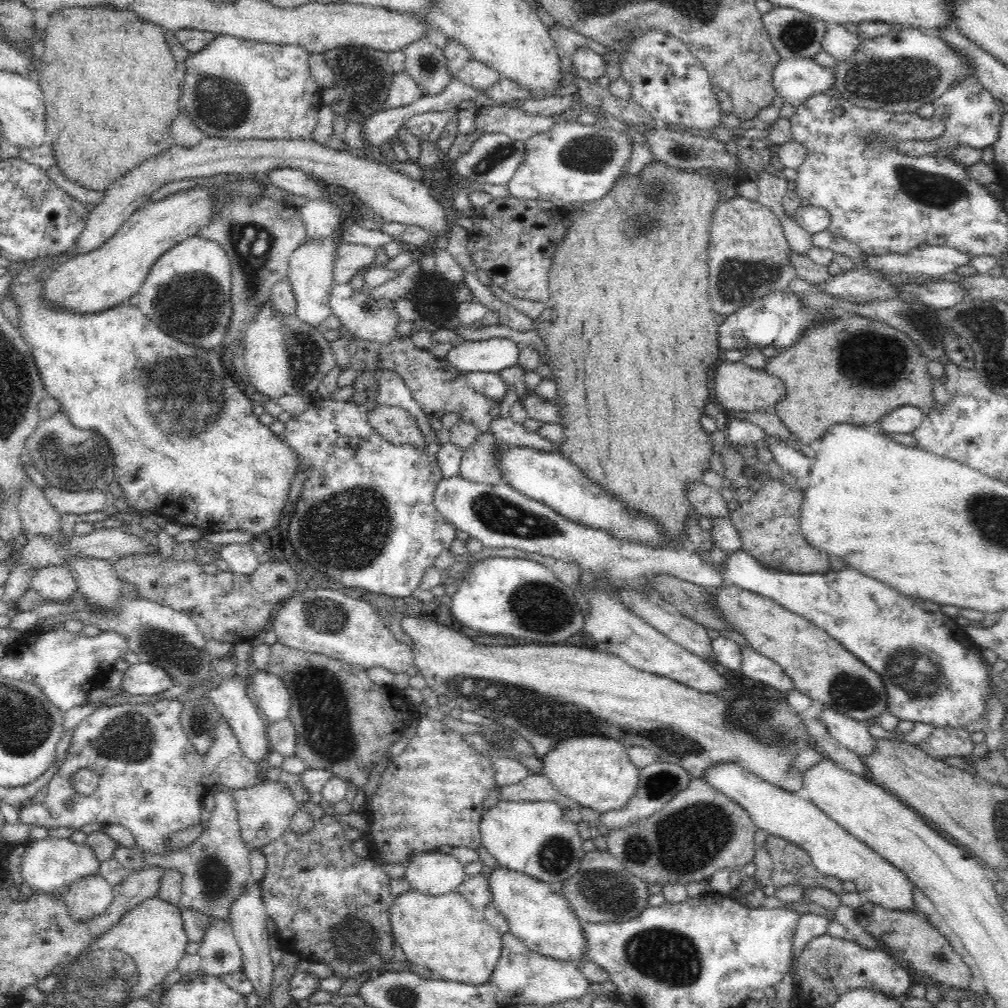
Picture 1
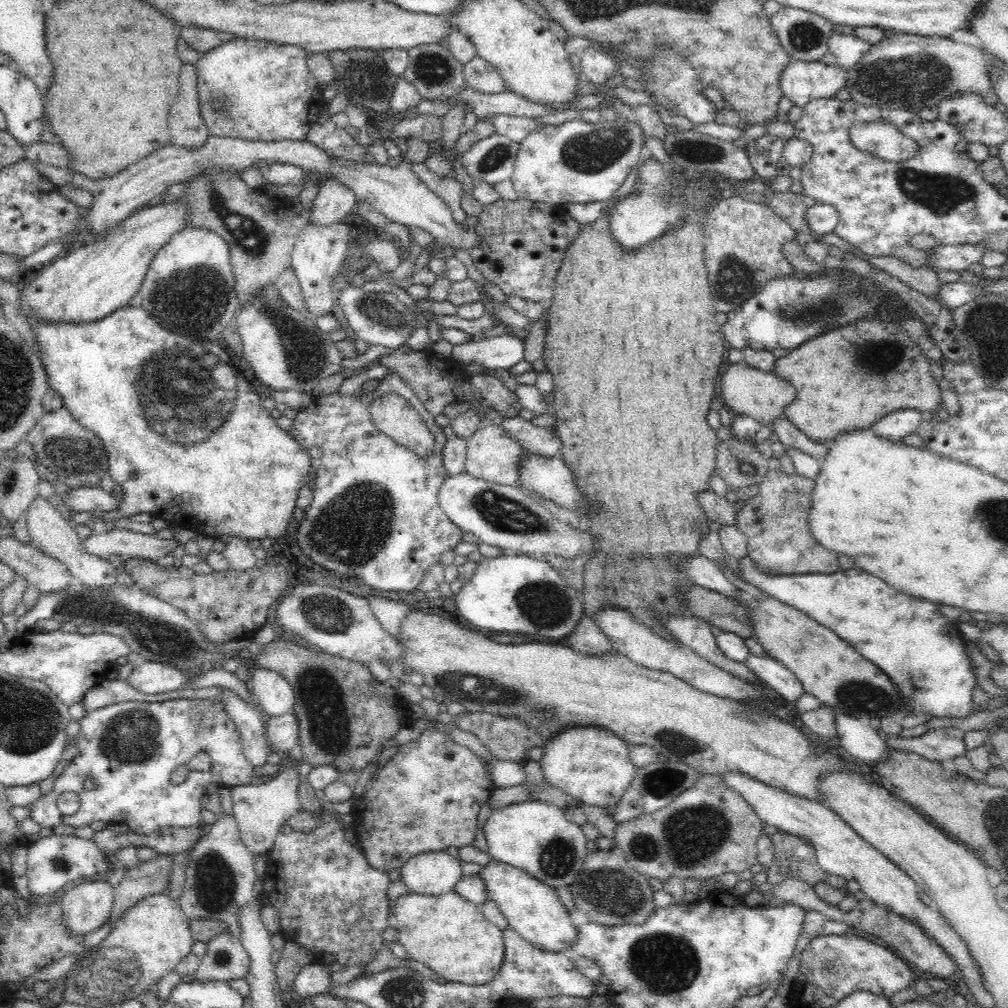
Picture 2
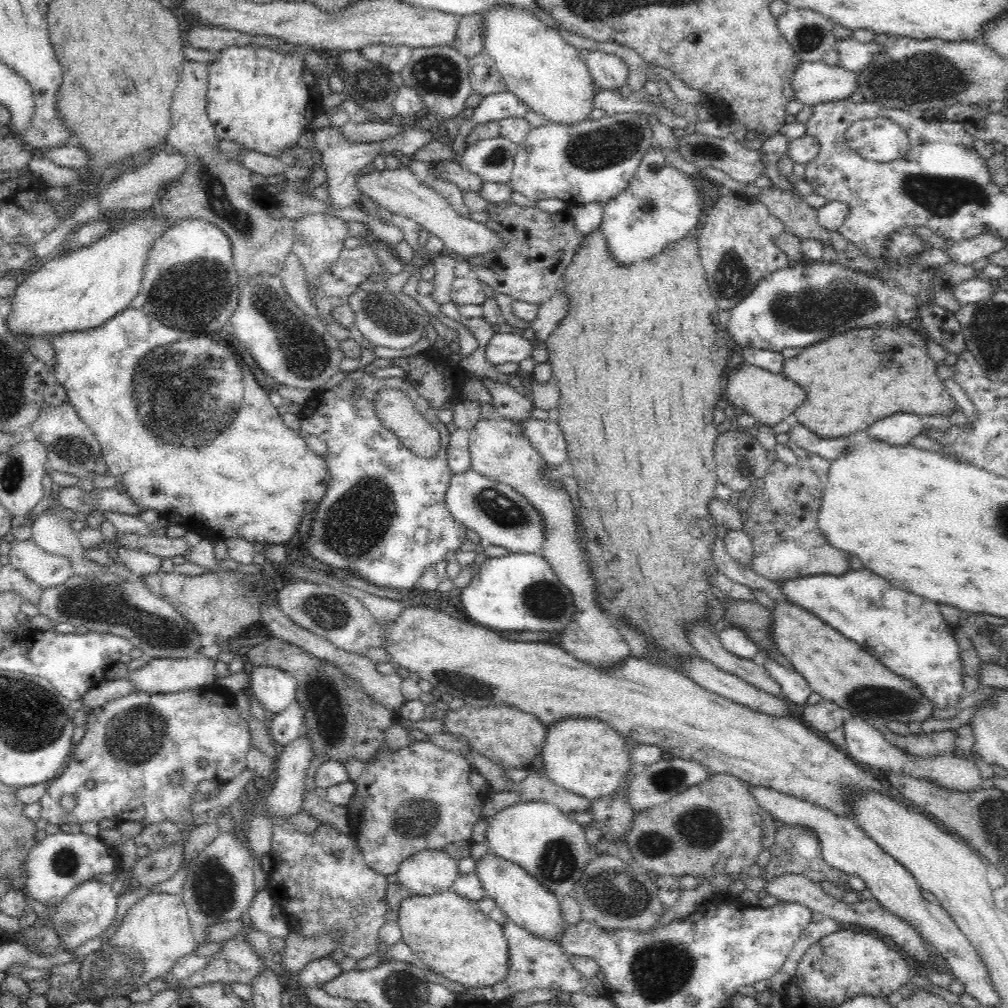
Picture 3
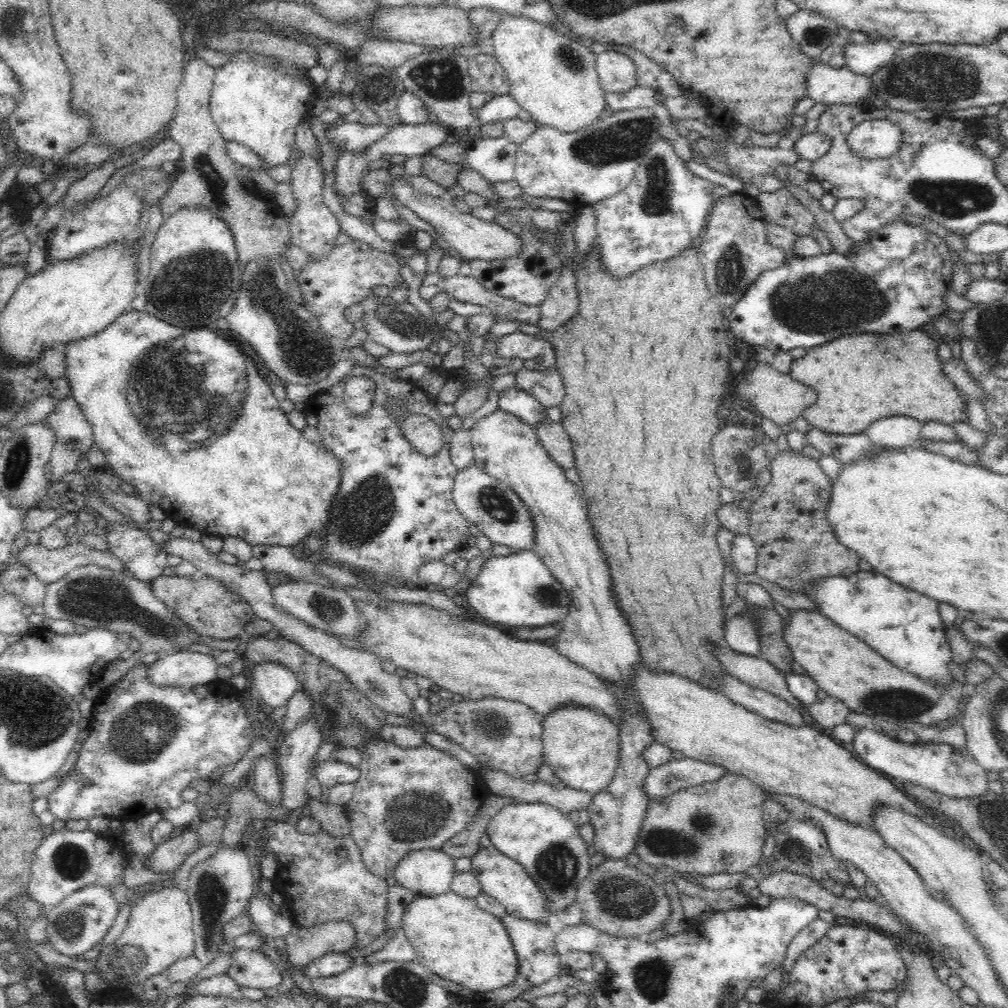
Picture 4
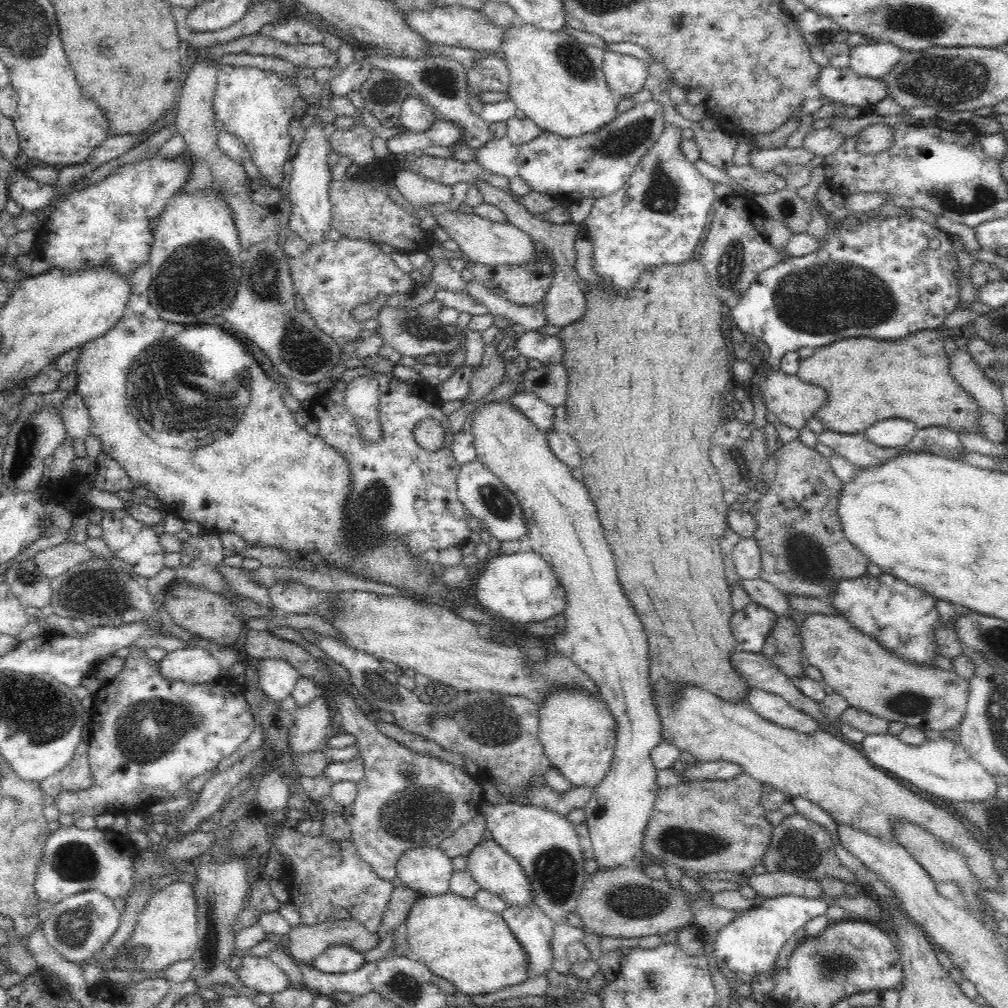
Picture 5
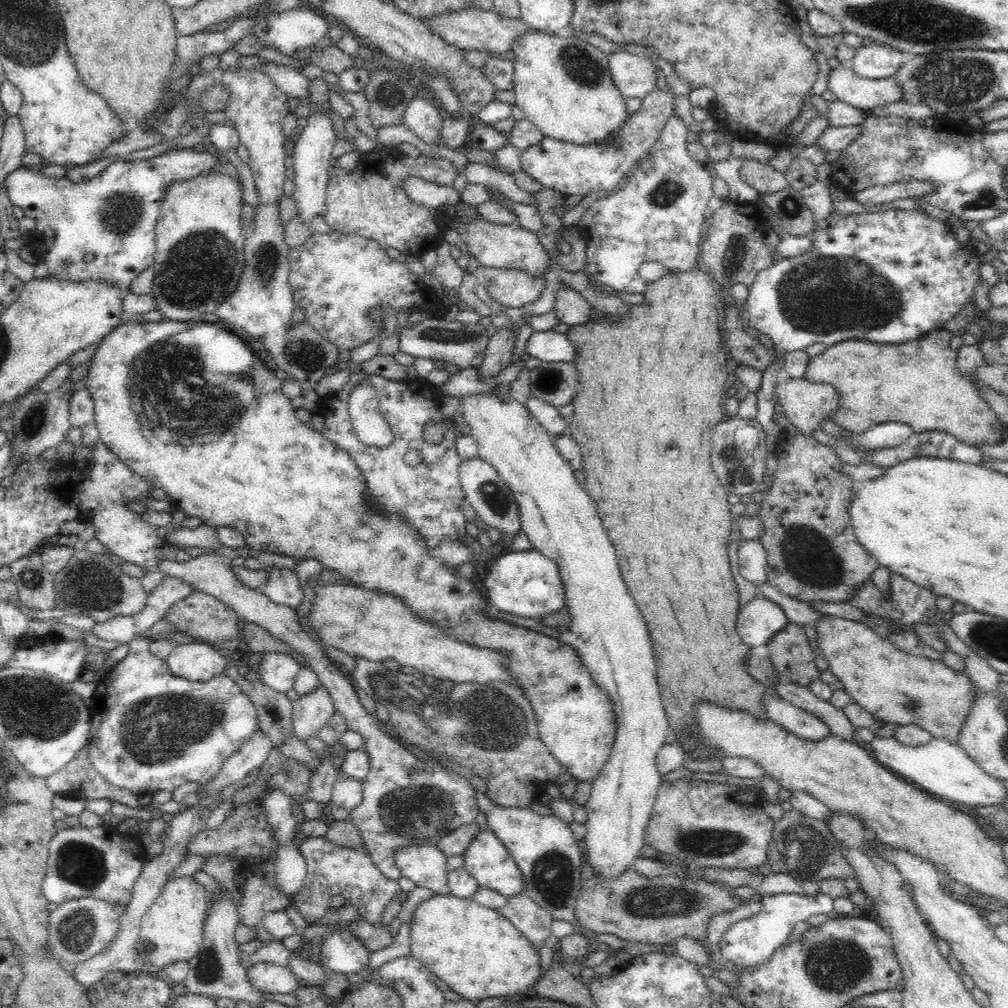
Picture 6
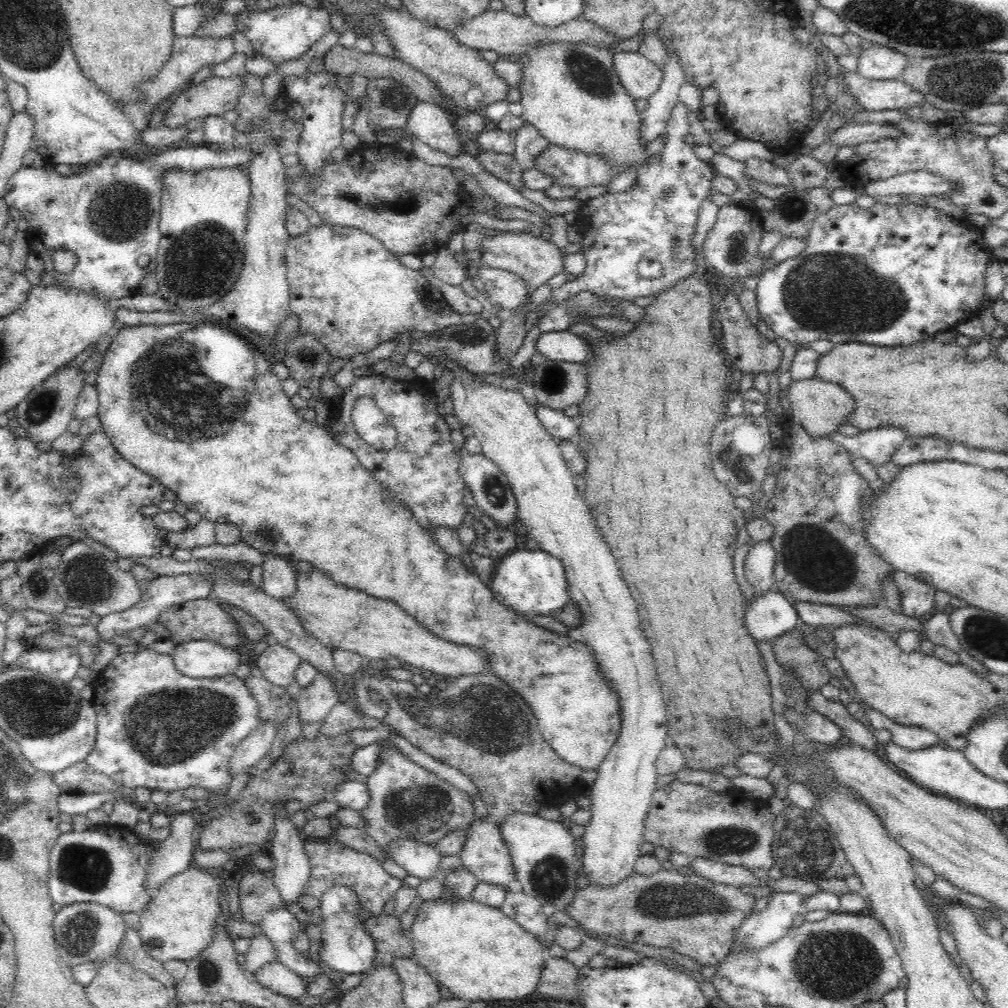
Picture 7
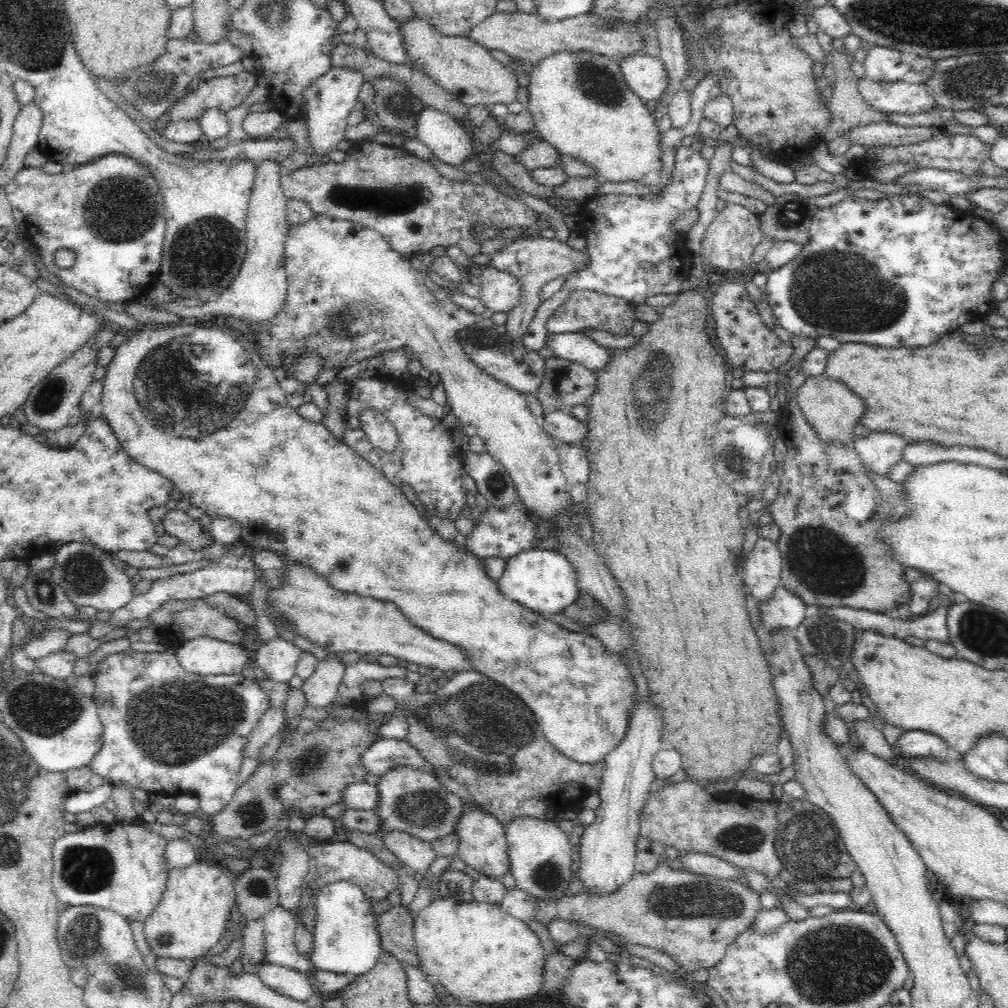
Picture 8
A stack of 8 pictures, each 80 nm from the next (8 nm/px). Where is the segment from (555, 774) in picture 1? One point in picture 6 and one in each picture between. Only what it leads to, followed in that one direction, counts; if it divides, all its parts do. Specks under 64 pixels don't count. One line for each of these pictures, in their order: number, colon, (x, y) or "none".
2: (591, 764)
3: (587, 757)
4: (582, 748)
5: (578, 731)
6: (288, 490)

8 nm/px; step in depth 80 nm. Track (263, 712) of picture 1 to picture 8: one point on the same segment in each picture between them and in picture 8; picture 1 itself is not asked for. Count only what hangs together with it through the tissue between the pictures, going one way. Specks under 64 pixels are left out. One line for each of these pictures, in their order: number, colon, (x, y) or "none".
2: (273, 695)
3: (274, 689)
4: (273, 684)
5: (277, 677)
6: (278, 671)
7: (278, 664)
8: (278, 659)

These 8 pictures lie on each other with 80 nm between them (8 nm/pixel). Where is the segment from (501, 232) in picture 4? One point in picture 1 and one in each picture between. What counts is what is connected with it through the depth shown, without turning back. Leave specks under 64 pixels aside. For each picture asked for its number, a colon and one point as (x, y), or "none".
1: (396, 197)
2: (395, 192)
3: (397, 190)

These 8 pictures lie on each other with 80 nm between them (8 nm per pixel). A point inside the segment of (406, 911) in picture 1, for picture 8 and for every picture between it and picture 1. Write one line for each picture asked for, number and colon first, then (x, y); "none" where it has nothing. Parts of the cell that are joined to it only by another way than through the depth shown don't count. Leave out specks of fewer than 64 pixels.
2: (448, 934)
3: (450, 935)
4: (453, 938)
5: (472, 948)
6: (478, 953)
7: (477, 952)
8: (479, 953)

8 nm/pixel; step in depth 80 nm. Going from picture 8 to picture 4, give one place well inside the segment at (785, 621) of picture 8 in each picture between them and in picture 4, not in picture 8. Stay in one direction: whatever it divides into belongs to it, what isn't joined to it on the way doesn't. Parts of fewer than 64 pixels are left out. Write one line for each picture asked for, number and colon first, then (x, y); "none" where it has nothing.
4: (741, 635)
5: (750, 626)
6: (758, 620)
7: (768, 616)

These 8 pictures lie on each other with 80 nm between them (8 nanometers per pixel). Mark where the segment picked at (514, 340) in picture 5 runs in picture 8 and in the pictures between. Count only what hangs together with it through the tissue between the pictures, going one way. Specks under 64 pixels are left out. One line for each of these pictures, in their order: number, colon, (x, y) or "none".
6: (548, 346)
7: (559, 345)
8: (573, 346)

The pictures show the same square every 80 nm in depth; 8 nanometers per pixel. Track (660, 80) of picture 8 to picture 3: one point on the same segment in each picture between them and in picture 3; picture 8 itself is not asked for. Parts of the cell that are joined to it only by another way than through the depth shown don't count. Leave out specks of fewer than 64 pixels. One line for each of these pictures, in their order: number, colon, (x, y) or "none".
3: (609, 71)
4: (616, 72)
5: (625, 74)
6: (634, 76)
7: (640, 77)

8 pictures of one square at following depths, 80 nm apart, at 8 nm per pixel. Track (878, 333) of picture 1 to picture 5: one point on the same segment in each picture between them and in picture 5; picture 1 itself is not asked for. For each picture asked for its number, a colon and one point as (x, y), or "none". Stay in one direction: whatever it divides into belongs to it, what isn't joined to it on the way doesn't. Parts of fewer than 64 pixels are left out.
2: (846, 379)
3: (851, 379)
4: (858, 378)
5: (867, 379)

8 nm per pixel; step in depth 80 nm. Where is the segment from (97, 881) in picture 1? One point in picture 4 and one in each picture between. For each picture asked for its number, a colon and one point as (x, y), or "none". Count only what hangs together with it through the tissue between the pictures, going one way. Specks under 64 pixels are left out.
2: (88, 905)
3: (89, 910)
4: (76, 924)

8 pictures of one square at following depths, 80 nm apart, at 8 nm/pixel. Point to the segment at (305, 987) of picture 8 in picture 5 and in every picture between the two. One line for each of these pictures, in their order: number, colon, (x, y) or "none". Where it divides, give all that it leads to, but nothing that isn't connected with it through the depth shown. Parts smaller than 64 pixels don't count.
5: (259, 973)
6: (265, 976)
7: (275, 976)

